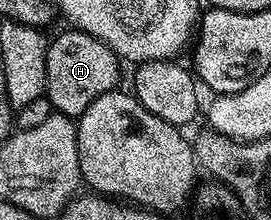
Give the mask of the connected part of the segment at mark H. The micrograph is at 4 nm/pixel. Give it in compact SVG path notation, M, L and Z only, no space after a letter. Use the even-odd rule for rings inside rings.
M66 30L47 46L45 82L47 100L58 115L77 118L101 94L116 91L119 80L120 57L114 50L93 38L88 32Z

